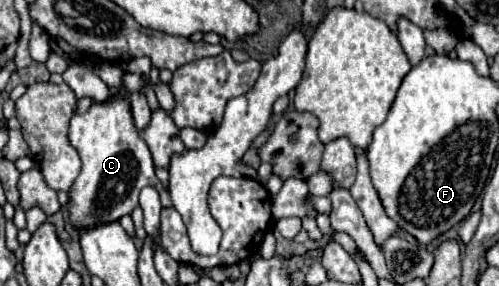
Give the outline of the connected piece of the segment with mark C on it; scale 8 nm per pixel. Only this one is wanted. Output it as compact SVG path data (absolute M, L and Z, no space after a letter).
M115 93L103 103L93 103L85 113L75 113L71 117L69 141L83 161L81 173L69 191L71 223L77 229L109 223L131 213L137 205L139 191L147 185L155 185L155 189L159 189L161 203L165 207L171 205L167 189L155 175L151 151L135 129L131 103L125 95Z

